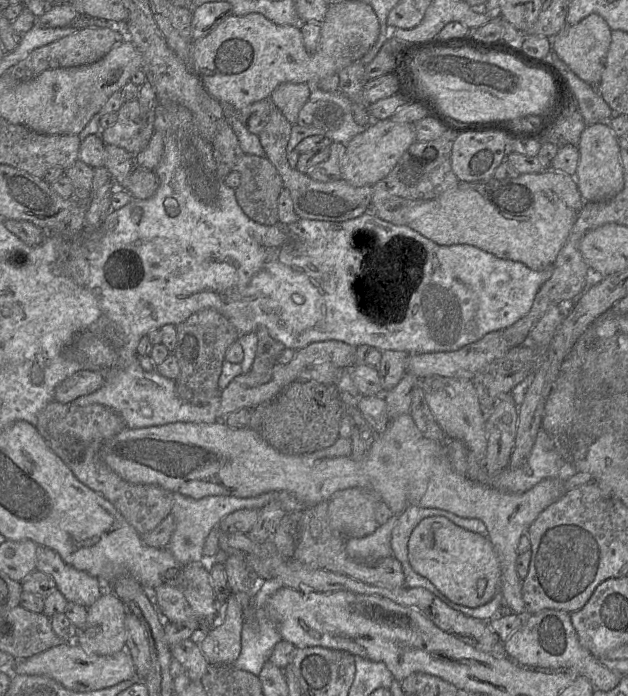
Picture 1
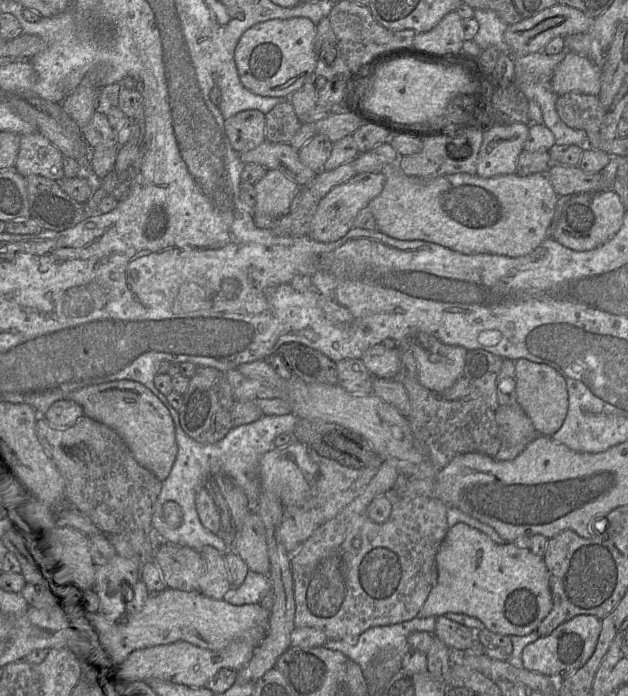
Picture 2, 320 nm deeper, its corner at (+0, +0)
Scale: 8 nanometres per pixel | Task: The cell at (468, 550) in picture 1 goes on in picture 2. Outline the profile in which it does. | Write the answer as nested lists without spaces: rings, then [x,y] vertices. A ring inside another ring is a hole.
[[[464,523],[448,529],[436,555],[436,567],[436,585],[419,617],[460,613],[478,619],[493,633],[524,636],[536,631],[552,608],[548,571],[541,557],[513,543],[498,545]]]

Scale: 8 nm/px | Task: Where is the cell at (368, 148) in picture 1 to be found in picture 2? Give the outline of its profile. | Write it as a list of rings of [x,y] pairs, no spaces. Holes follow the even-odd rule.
[[[364,172],[334,187],[320,200],[308,236],[321,243],[335,242],[344,237],[354,227],[354,220],[360,210],[381,193],[384,183],[384,173]]]

